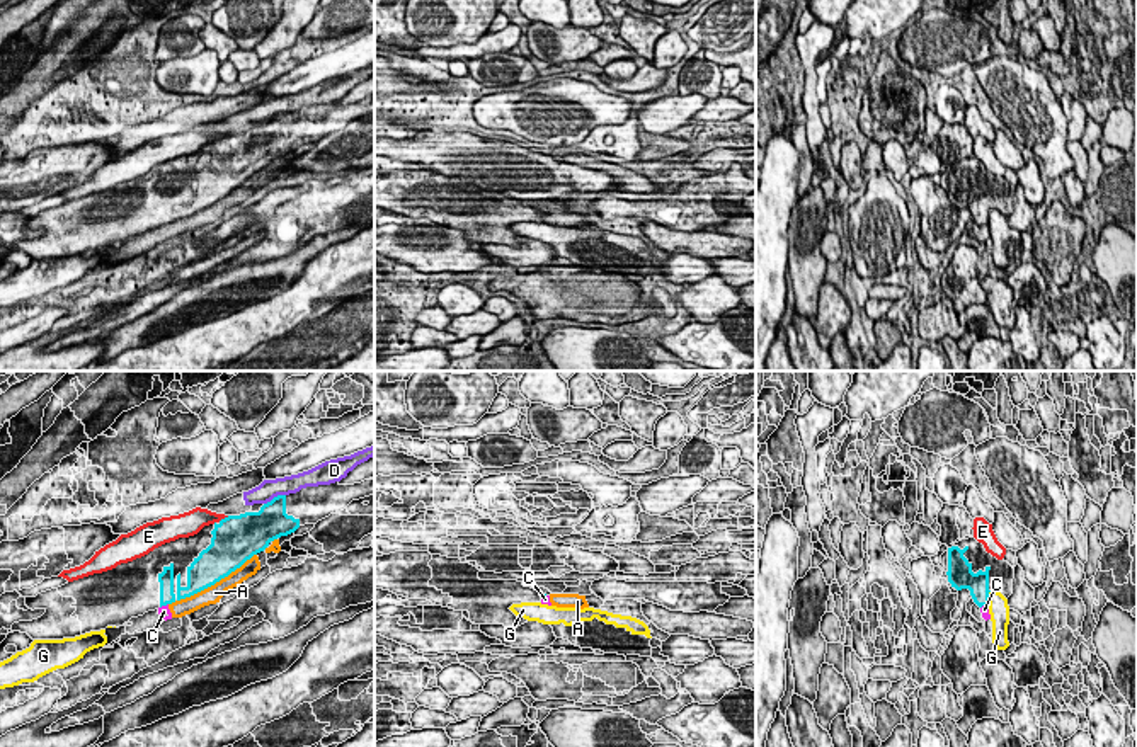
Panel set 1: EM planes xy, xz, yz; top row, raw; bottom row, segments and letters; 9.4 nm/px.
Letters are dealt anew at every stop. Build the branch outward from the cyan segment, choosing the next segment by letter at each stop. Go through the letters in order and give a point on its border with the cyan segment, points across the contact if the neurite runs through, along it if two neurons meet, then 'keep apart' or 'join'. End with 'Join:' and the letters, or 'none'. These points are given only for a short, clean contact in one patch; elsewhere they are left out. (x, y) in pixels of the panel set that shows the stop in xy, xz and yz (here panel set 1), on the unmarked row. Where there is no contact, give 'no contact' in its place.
A: meets cyan in xy at (211, 203); keep apart
C: meets cyan in xy at (164, 223); border along xy (167, 222), (160, 227); keep apart
D: meets cyan in xy at (274, 116); border along xy (285, 113), (278, 113), (264, 123); keep apart
E: meets cyan in xy at (225, 136); keep apart
G: meets cyan in yz at (988, 216); border along yz (991, 210), (986, 223); keep apart
Join: none

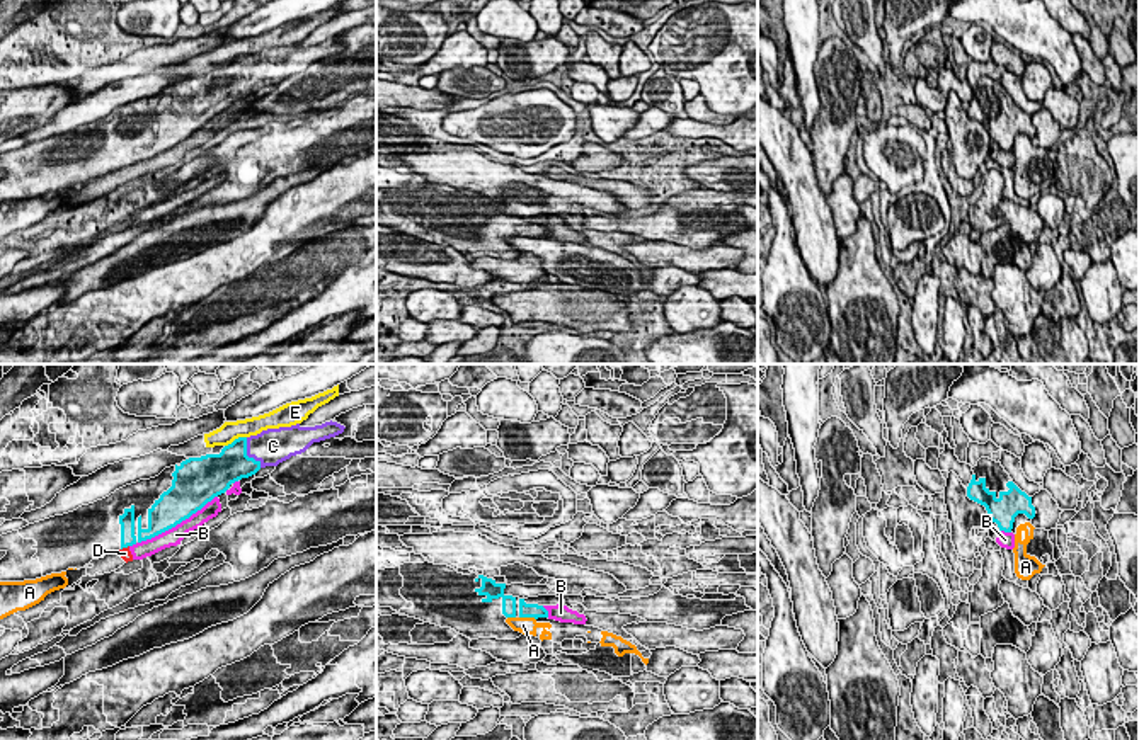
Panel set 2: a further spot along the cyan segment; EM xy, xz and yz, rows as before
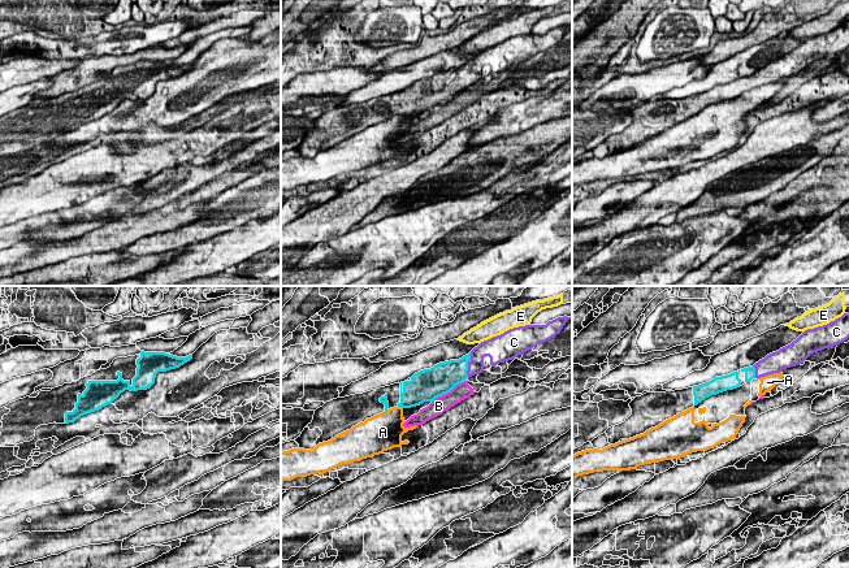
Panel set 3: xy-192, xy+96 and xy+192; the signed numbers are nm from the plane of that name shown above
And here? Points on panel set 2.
A: meets cyan in xz at (528, 235); border along xz (520, 235), (532, 235), (535, 239); keep apart
B: meets cyan in xy at (172, 145); keep apart
C: meets cyan in xy at (246, 74); join
D: meets cyan in xy at (125, 165); border along xy (128, 164), (121, 169); keep apart
E: meets cyan in xy at (235, 58); border along xy (246, 55), (239, 55), (225, 65); keep apart
Join: C

